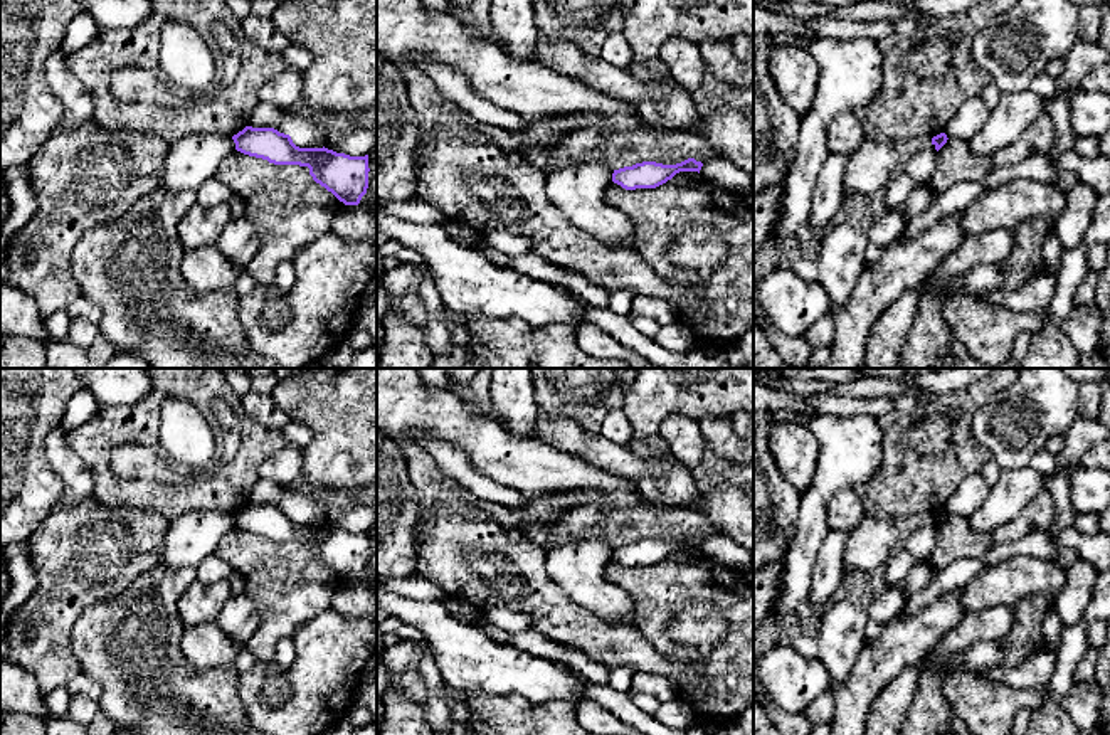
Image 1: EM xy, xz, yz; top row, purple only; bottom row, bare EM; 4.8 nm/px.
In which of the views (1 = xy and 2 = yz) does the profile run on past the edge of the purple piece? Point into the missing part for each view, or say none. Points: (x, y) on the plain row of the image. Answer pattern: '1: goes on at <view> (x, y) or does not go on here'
1: does not go on here
2: does not go on here

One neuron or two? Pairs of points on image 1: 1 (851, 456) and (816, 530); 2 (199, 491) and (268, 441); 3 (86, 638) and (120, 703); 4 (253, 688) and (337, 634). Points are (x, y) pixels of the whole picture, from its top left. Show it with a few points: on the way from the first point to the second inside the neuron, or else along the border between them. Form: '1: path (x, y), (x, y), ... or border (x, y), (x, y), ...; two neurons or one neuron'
1: path (833, 475), (816, 497), (816, 512); one neuron
2: path (216, 490), (251, 458); one neuron
3: path (103, 655), (118, 673), (120, 687); one neuron
4: path (271, 713), (285, 713), (330, 665); one neuron

